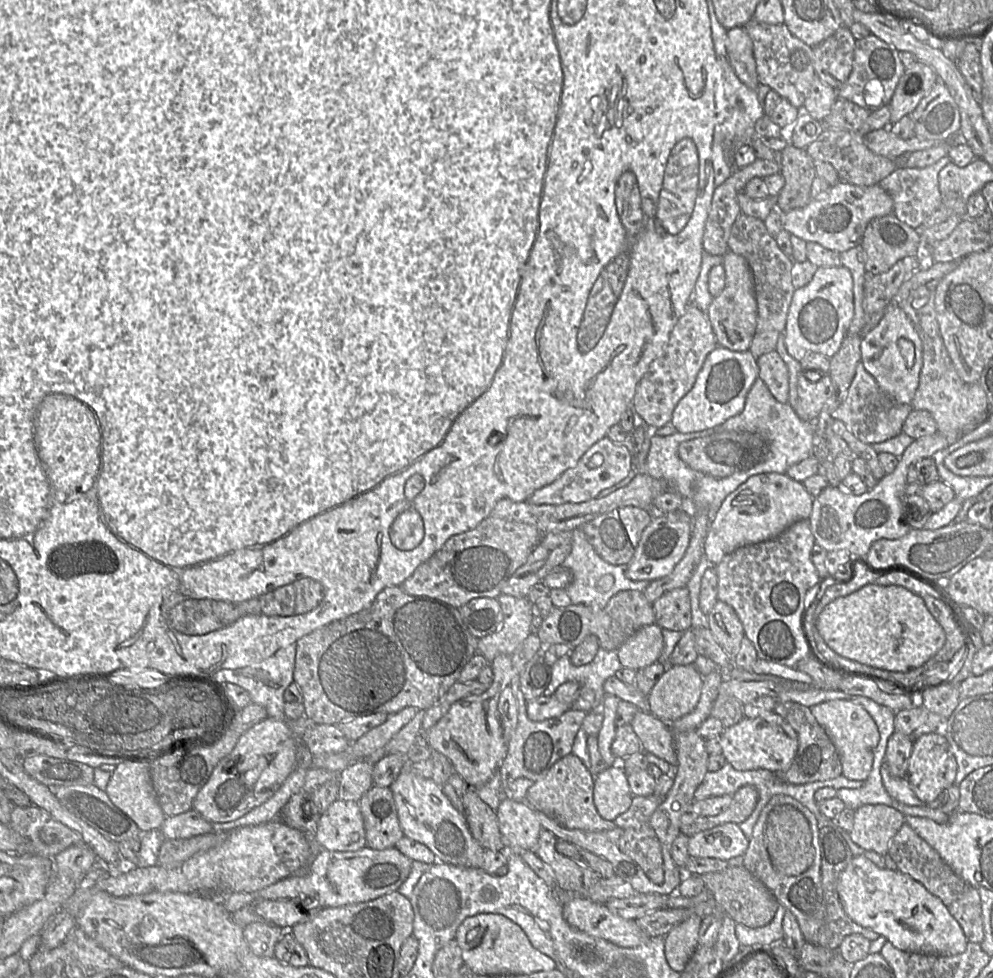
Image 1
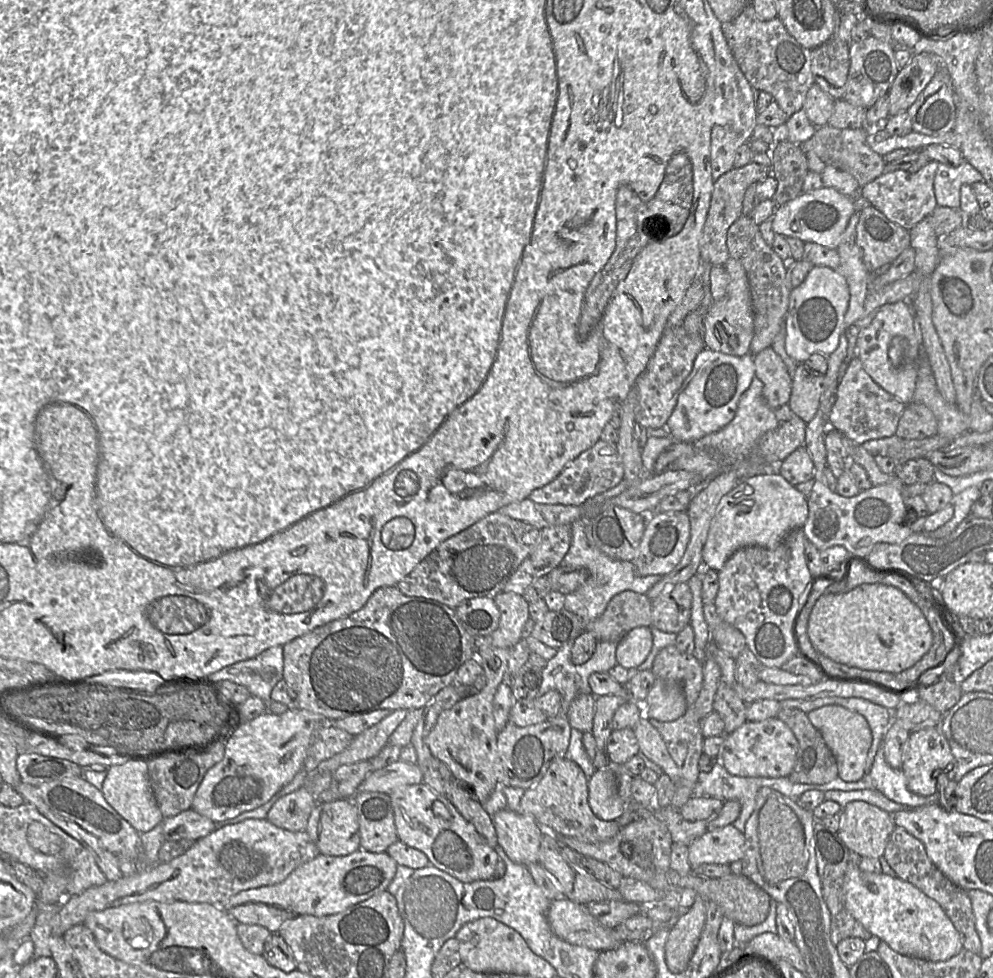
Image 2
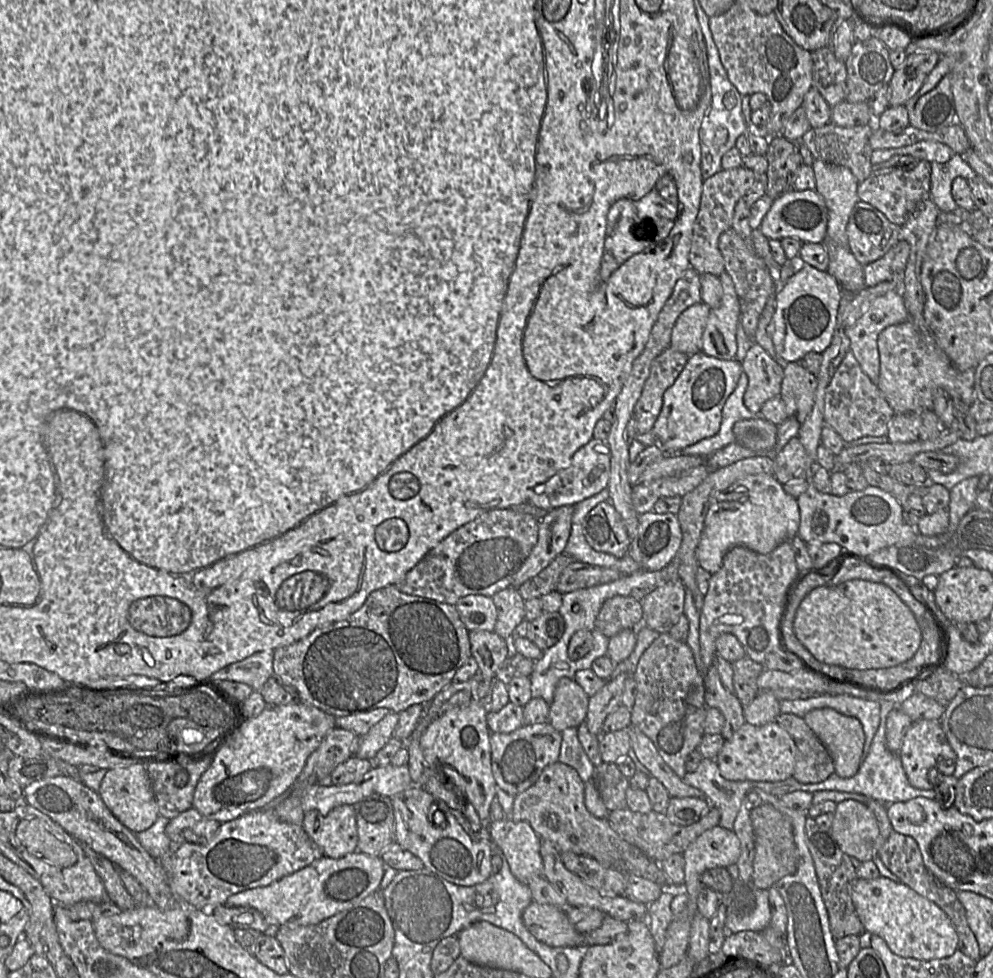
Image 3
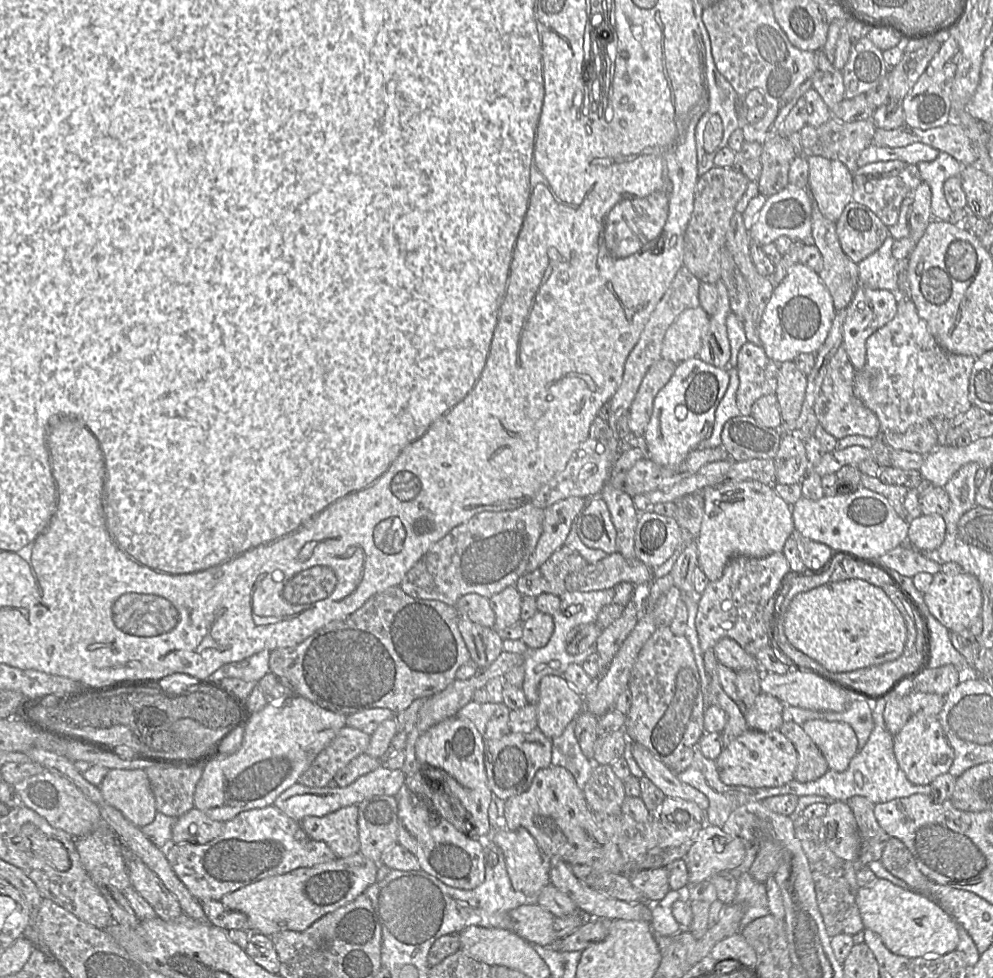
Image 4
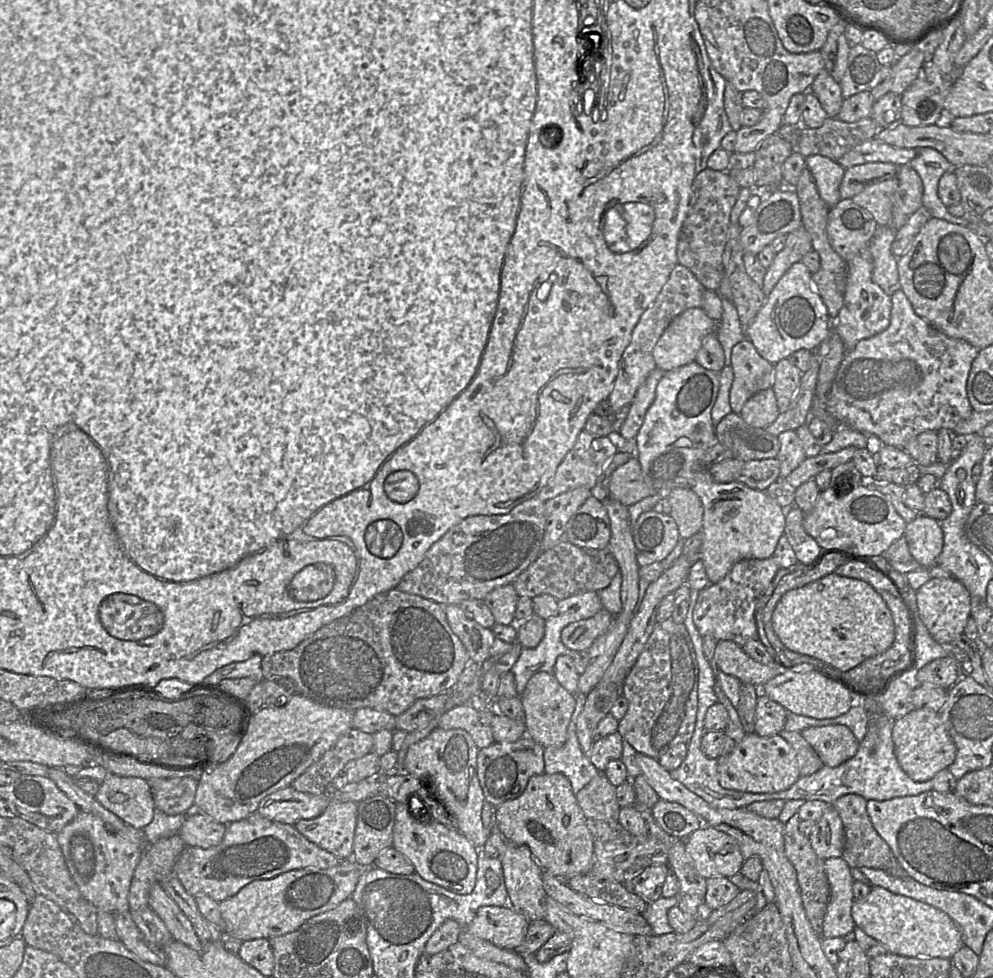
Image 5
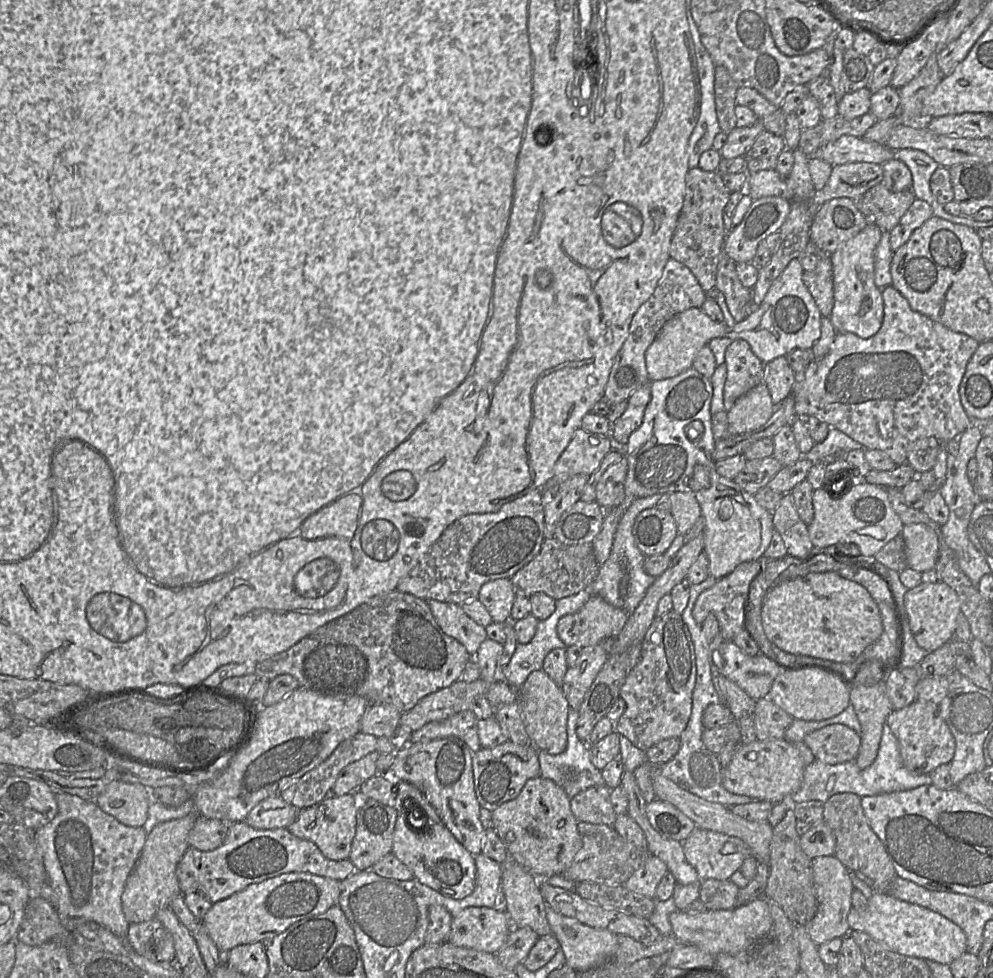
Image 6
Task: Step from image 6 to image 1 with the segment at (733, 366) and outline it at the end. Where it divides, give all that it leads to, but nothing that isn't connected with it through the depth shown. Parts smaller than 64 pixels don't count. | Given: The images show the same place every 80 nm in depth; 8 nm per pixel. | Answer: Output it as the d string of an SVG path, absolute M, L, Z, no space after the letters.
M776 350L757 358L758 377L765 382L774 398L780 403L789 403L789 371Z

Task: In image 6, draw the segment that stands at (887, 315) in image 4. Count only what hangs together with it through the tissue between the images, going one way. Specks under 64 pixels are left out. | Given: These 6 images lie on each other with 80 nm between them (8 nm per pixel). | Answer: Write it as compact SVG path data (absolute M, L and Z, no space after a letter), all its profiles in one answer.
M869 222L856 236L830 254L833 268L834 306L829 318L837 332L853 333L866 339L876 334L882 326L884 305L881 289L875 284L875 249L881 235L882 230L874 223Z

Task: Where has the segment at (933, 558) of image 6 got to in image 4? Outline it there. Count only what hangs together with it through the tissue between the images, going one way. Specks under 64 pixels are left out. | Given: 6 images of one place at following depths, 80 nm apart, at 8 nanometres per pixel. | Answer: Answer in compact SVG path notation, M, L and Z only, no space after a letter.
M939 514L921 515L909 523L908 541L920 552L932 552L943 543L946 535L944 517Z

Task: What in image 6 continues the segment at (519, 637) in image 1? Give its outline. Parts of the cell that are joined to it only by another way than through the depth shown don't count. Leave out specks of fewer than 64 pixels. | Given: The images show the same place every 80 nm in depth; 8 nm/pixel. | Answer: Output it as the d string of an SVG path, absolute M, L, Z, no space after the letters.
M501 578L482 585L477 599L485 606L493 622L512 621L510 613L516 593L510 579Z

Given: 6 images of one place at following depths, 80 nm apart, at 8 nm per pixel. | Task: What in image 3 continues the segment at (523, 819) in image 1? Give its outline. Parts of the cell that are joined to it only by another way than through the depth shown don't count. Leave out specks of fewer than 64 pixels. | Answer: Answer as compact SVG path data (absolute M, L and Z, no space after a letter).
M504 817L498 821L492 821L489 831L492 842L497 844L503 851L511 873L517 880L529 884L533 877L543 874L543 862L540 853L542 840L528 822L515 822L509 817Z

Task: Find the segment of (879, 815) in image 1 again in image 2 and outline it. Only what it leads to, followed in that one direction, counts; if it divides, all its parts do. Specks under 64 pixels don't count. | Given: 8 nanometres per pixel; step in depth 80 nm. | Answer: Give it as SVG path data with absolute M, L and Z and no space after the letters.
M852 801L842 809L838 835L850 851L861 857L881 858L896 828L893 814L864 801Z

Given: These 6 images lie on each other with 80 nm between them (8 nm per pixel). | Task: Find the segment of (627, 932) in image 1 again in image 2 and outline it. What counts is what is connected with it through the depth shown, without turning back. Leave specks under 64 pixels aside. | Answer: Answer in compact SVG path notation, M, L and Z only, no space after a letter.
M564 896L551 900L547 919L553 932L571 944L603 951L616 948L623 942L617 939L614 928L603 926L590 914L586 904Z

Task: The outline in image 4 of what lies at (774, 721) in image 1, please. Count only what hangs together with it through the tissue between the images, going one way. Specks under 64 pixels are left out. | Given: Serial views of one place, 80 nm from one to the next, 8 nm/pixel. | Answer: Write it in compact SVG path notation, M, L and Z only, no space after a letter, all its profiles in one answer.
M748 729L728 746L723 747L722 752L716 759L719 778L724 784L750 788L775 788L787 784L795 778L797 764L798 756L796 748L779 730L761 732Z

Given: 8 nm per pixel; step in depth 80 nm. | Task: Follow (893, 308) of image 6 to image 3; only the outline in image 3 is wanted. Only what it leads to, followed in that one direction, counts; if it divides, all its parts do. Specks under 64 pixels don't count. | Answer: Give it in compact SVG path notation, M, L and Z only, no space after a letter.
M912 320L886 327L877 339L880 373L876 386L895 414L932 409L933 399L938 391L945 391L952 400L959 399L969 405L975 401L974 369L960 371L954 367L948 356L937 346L930 331L923 335Z

